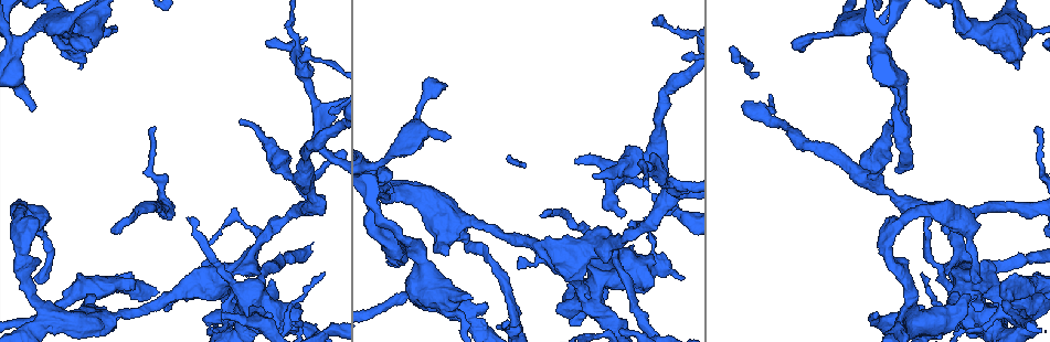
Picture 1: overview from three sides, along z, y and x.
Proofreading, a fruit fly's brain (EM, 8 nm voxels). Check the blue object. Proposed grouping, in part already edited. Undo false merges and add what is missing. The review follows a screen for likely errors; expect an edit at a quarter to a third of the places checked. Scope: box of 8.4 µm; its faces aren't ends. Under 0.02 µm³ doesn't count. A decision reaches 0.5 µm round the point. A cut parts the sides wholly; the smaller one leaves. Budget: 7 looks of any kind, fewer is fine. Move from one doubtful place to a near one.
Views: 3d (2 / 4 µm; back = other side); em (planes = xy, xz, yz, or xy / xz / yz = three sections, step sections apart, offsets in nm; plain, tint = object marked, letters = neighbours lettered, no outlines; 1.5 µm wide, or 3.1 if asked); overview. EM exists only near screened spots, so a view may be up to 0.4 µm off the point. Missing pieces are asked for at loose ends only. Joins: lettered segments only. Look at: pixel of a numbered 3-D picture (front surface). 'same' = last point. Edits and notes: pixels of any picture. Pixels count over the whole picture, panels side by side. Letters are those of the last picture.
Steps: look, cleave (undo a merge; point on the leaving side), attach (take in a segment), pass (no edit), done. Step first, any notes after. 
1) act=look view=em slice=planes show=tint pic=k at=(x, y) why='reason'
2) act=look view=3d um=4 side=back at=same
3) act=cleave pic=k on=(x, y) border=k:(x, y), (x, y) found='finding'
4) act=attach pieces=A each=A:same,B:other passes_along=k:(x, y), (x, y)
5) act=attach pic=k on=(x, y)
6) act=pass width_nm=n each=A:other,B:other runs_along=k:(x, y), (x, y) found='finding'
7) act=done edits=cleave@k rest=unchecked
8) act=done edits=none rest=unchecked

act=look view=em slice=xy step=8 show=letters pic=1 at=(323, 272) why='branch stops here'

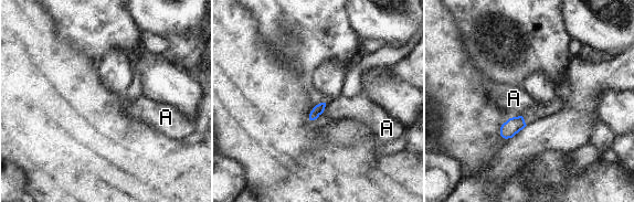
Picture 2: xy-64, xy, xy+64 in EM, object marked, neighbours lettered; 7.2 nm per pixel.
act=look view=em slice=planes show=letters at=same

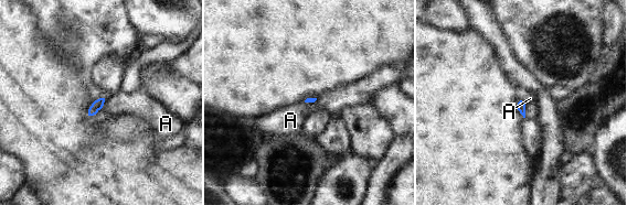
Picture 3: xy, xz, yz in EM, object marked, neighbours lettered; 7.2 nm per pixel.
act=pass each=A:other found='no lettered segment goes on from it'

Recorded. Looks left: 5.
act=look view=3d um=4 pic=1 at=(574, 161) why='an open end'

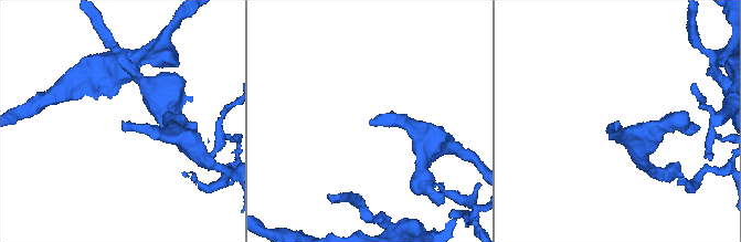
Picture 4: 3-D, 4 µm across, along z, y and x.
act=look view=em slice=yz step=8 show=letters pic=4 at=(121, 122) why='shape alone is not enough'

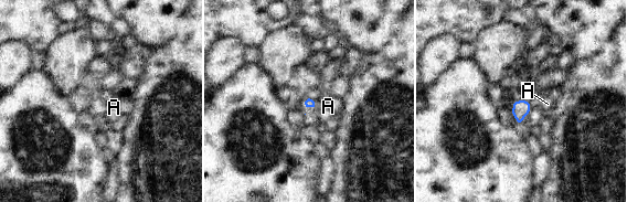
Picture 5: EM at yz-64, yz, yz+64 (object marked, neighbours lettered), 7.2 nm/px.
act=look view=em slice=planes show=letters at=same

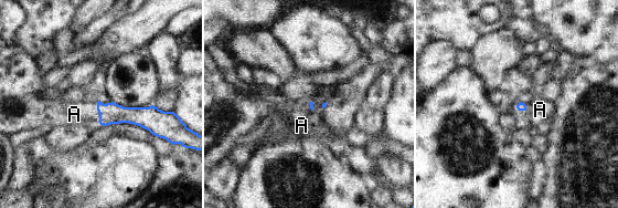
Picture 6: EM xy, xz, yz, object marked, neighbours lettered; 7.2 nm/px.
act=attach pieces=A each=A:same passes_along=6:(110, 113), (98, 112), (74, 114) found='it goes on there'

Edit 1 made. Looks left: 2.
act=look view=3d um=2 side=back pic=1 at=(88, 51) why='thin end'

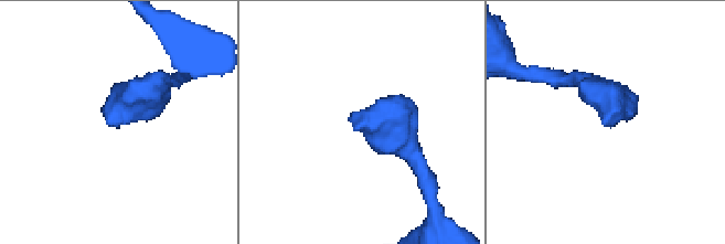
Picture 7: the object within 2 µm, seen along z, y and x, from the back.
act=look view=em slice=planes show=letters pic=7 at=(117, 128)

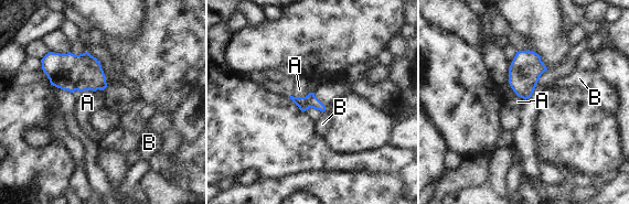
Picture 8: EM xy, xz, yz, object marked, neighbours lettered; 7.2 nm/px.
act=pass each=A:other,B:other border=8:(309, 93), (305, 96), (290, 95) found='no lettered segment goes on from it'

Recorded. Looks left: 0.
act=done edits=attach@6 rest=unchecked

